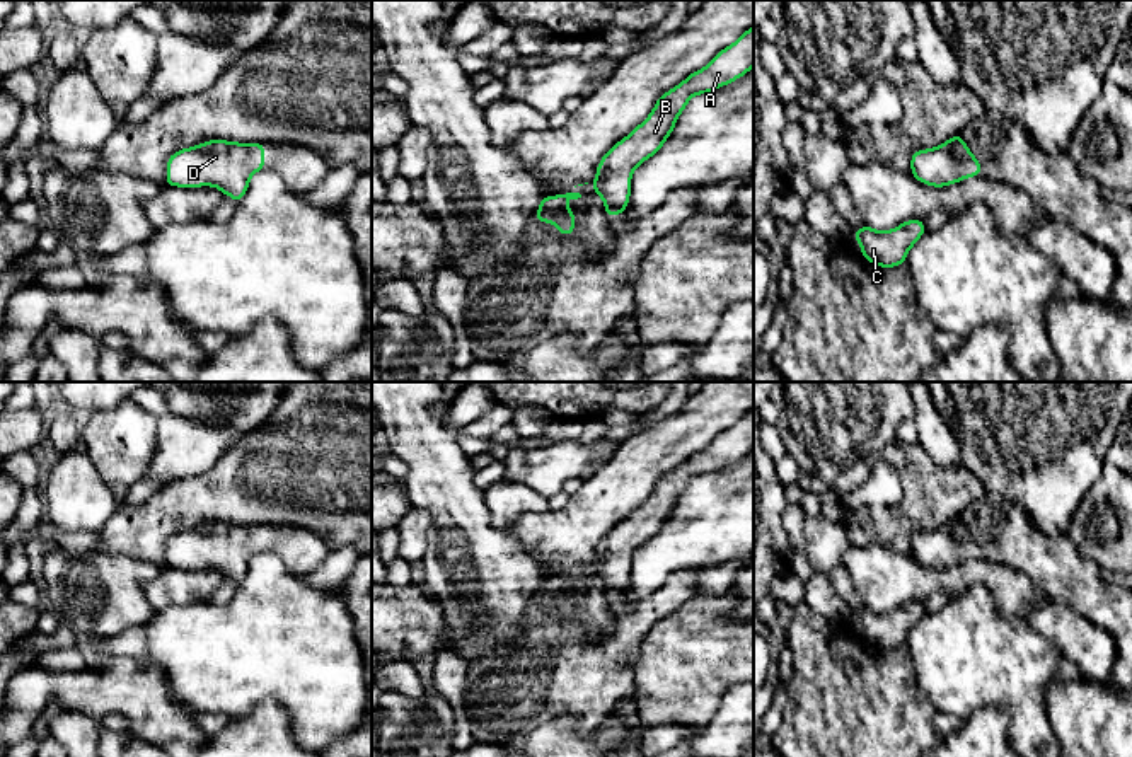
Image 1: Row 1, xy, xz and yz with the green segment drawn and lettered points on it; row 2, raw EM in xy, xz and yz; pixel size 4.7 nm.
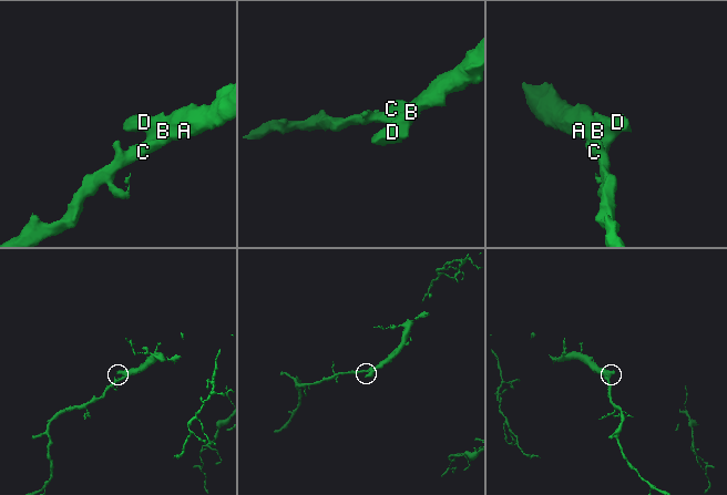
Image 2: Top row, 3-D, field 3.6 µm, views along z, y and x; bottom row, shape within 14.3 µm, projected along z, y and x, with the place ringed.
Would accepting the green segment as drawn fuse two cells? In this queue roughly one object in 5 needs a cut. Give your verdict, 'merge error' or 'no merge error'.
no merge error

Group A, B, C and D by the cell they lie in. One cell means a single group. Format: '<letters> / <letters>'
A B C D

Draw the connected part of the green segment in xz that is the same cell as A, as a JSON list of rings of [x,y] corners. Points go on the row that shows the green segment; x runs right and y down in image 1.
[[[754,26],[656,101],[651,114],[602,157],[597,177],[590,181],[605,203],[605,217],[619,217],[627,208],[632,170],[661,148],[689,99],[743,77],[752,66]]]

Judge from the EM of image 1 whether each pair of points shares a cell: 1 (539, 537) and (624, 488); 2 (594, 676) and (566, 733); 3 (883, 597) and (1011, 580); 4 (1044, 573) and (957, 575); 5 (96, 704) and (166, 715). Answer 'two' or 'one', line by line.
1: one
2: two
3: one
4: two
5: one

